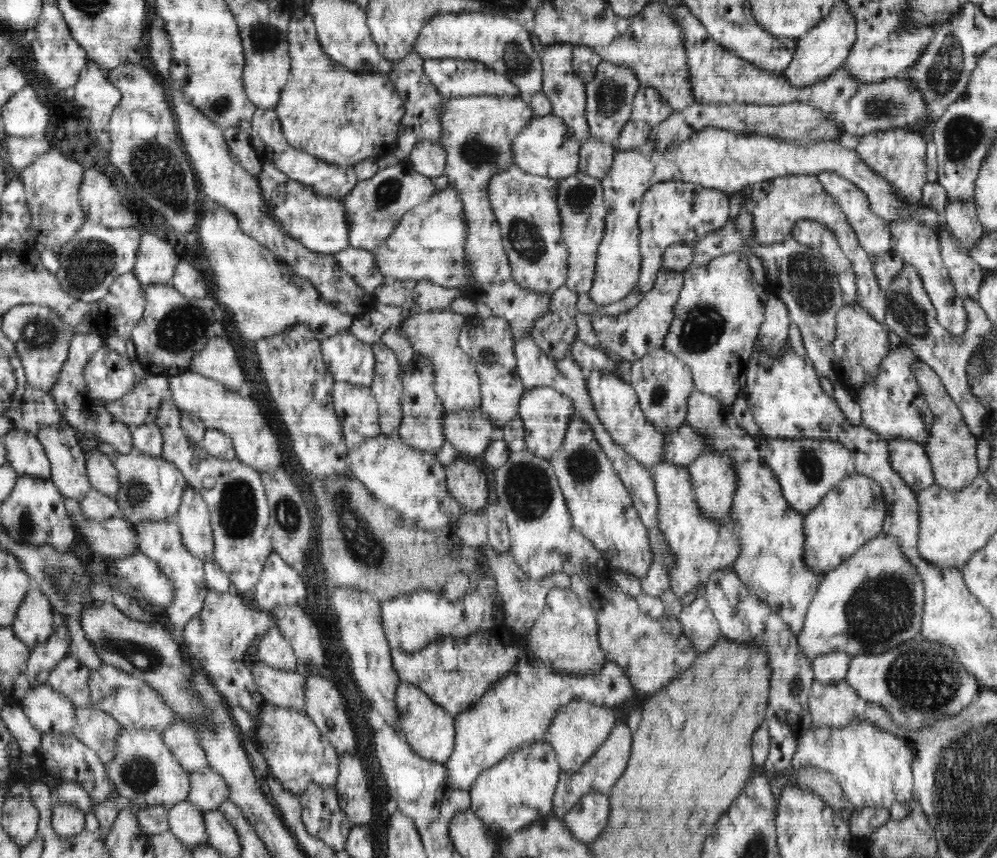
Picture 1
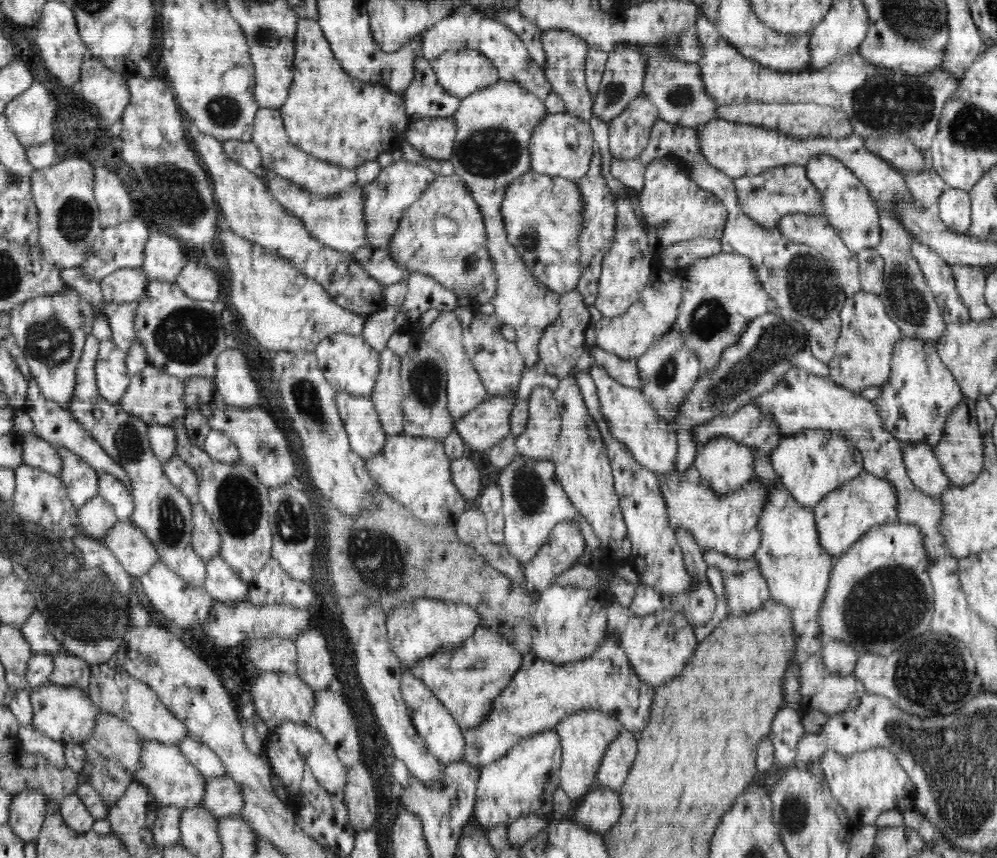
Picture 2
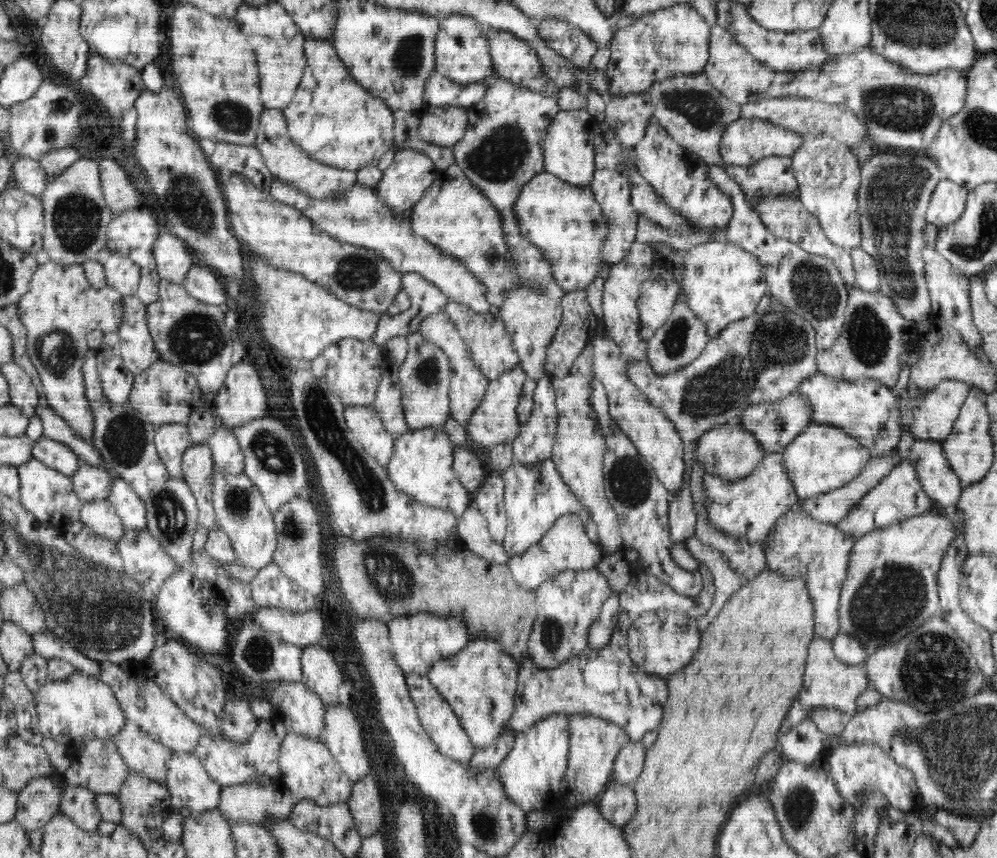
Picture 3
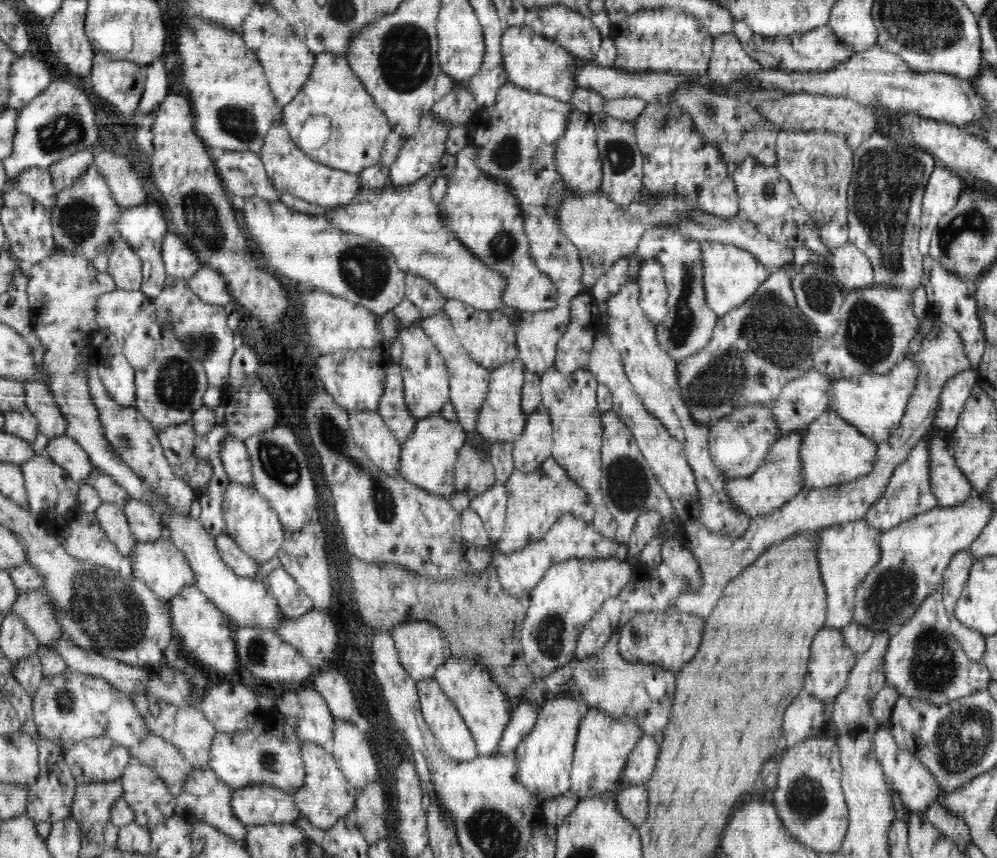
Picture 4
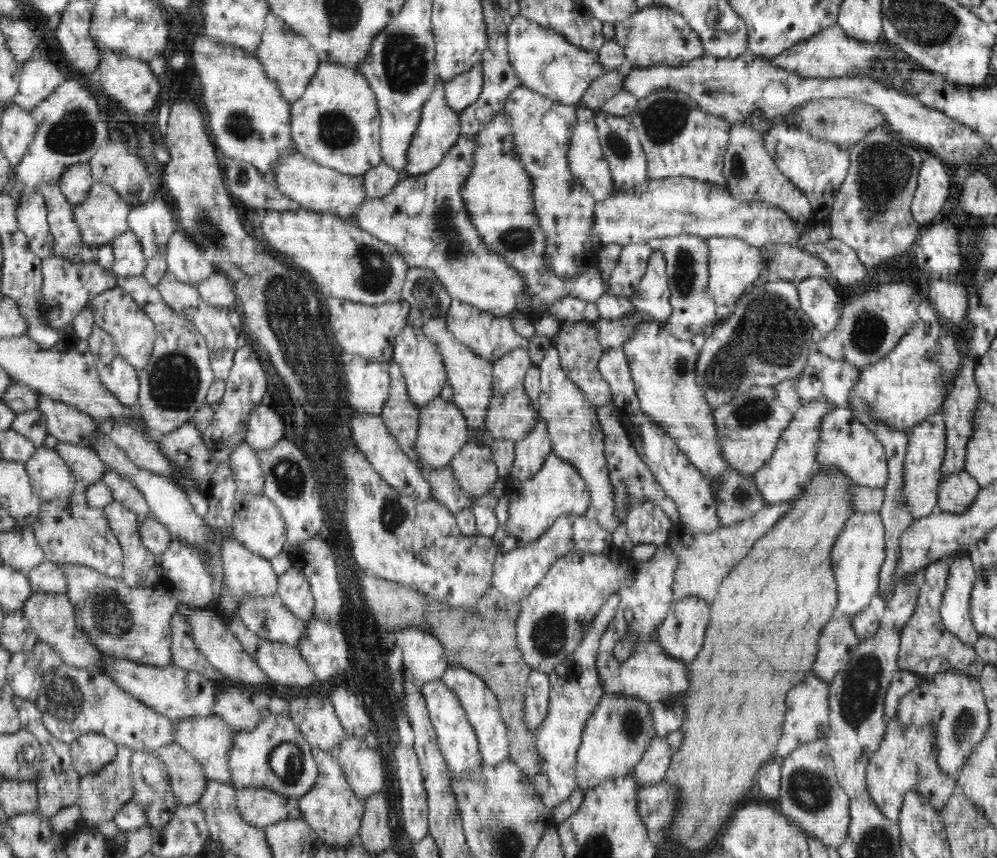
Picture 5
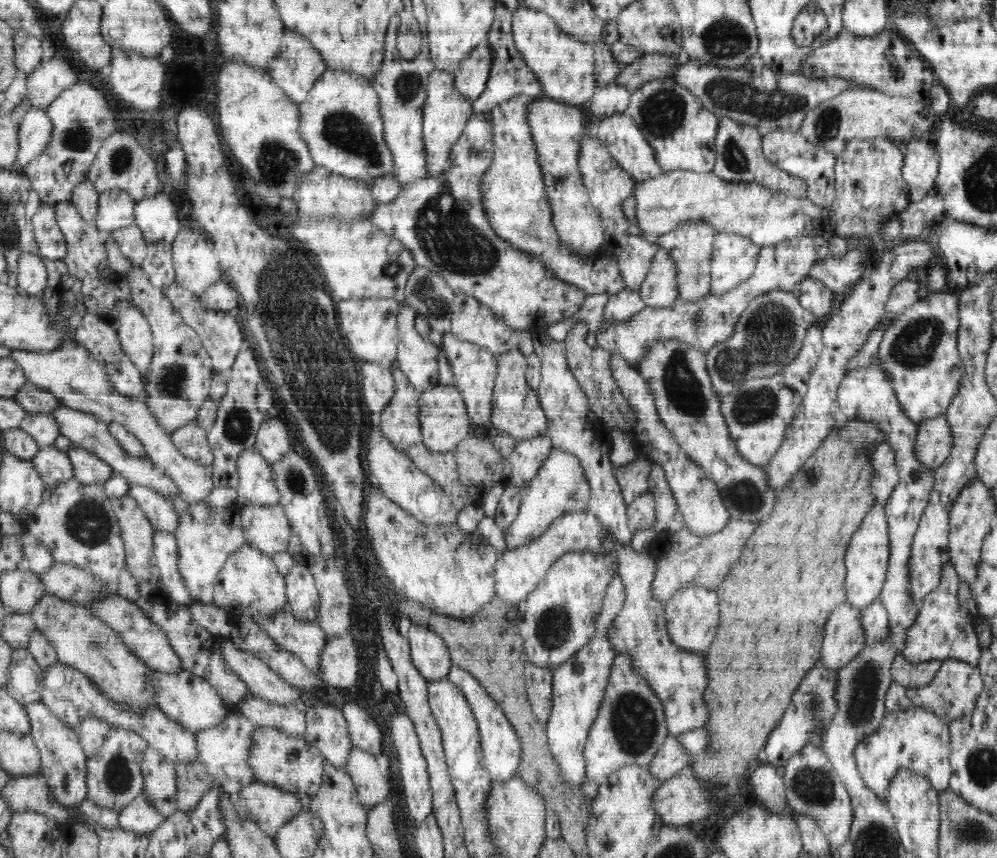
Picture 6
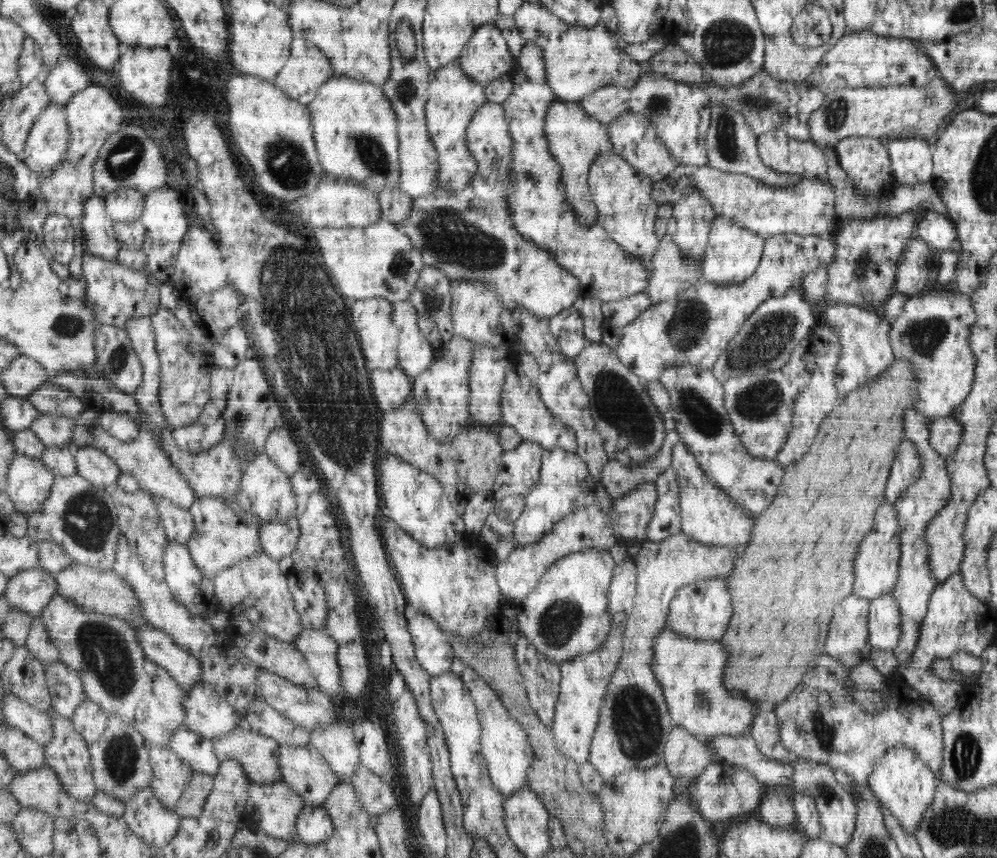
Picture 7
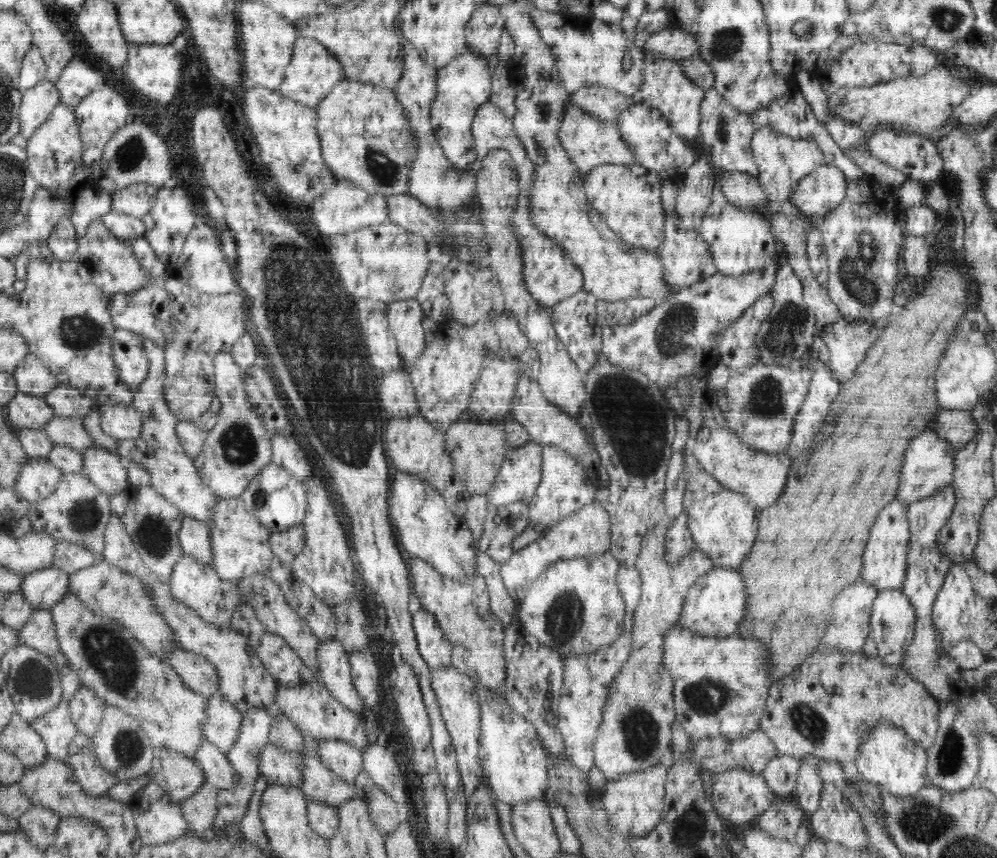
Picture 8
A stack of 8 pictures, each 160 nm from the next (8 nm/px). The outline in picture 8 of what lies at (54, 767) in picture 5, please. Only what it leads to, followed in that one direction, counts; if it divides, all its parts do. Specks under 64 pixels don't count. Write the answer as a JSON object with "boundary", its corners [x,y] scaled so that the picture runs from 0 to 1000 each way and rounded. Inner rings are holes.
{"boundary":[[[82,852],[71,862],[66,889],[72,894],[82,920],[92,930],[108,924],[120,911],[98,888],[91,858]]]}

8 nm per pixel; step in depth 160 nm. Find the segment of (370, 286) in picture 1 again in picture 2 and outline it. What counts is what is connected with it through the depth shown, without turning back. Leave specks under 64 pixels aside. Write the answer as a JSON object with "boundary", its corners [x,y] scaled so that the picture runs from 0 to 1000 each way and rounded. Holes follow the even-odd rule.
{"boundary":[[[363,288],[358,290],[354,298],[360,303],[373,324],[380,326],[385,332],[398,330],[406,322],[405,315],[400,311],[395,301],[385,294],[385,289]]]}

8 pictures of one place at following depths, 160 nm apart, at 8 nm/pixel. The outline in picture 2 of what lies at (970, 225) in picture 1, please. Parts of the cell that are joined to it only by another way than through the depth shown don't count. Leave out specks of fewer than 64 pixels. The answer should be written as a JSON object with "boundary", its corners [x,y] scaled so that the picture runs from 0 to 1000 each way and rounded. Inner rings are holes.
{"boundary":[[[949,217],[941,233],[941,252],[953,269],[967,273],[973,263],[973,238],[970,223]]]}

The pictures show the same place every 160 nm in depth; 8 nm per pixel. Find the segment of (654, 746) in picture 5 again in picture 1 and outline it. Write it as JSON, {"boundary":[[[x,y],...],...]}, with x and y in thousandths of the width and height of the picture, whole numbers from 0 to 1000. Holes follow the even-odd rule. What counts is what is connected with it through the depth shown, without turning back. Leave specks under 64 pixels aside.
{"boundary":[[[620,844],[613,851],[611,859],[602,868],[595,882],[590,885],[579,901],[572,903],[563,899],[555,929],[554,952],[565,953],[588,925],[603,924],[611,927],[614,916],[618,915],[629,894],[633,880],[634,859],[634,853],[628,844]]]}

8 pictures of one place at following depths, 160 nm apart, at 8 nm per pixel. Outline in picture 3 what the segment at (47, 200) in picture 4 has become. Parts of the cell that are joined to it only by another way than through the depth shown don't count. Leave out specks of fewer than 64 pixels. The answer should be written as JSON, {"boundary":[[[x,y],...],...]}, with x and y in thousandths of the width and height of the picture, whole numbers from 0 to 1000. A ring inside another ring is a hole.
{"boundary":[[[19,184],[13,189],[12,198],[16,218],[41,231],[49,204],[39,189],[30,184]]]}

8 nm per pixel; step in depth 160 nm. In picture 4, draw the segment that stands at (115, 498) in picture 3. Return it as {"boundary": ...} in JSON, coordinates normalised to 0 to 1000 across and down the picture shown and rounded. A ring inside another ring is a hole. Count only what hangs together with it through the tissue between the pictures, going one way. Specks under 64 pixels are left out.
{"boundary":[[[130,580],[123,590],[131,621],[138,633],[149,633],[164,627],[161,606],[150,590],[142,584]]]}

